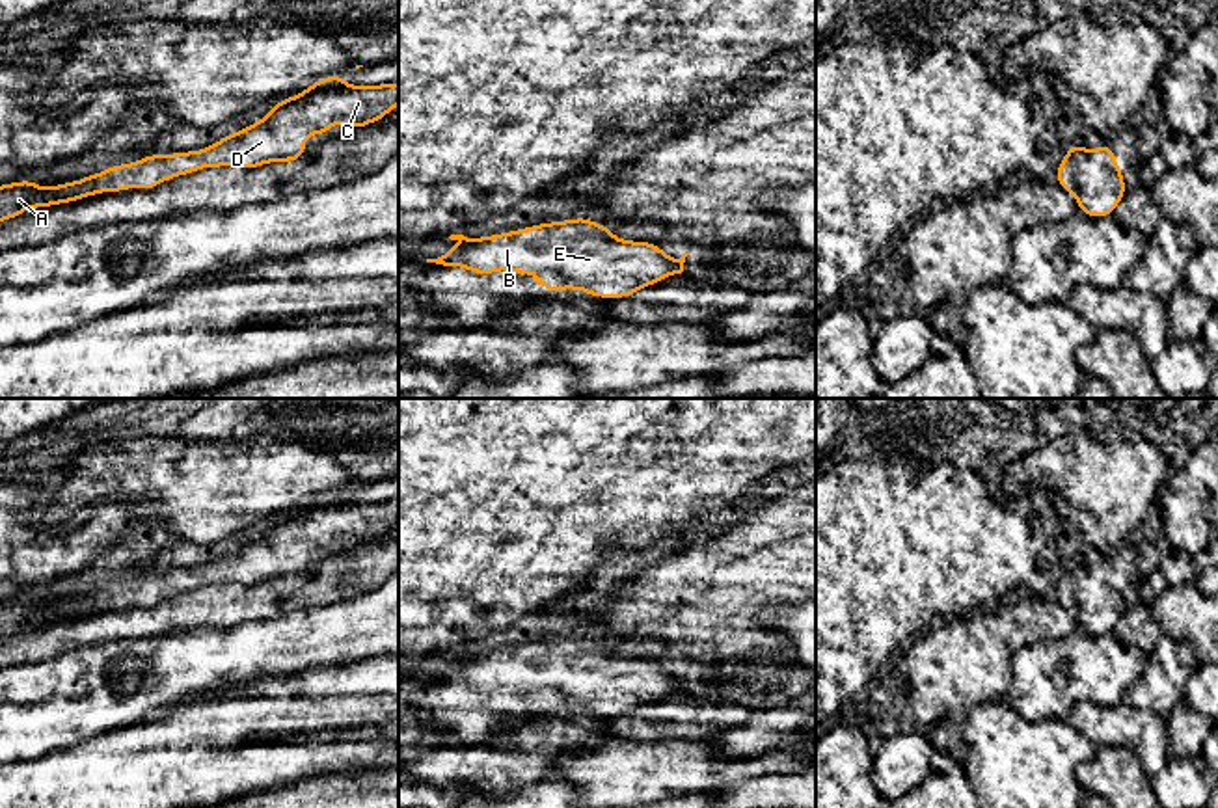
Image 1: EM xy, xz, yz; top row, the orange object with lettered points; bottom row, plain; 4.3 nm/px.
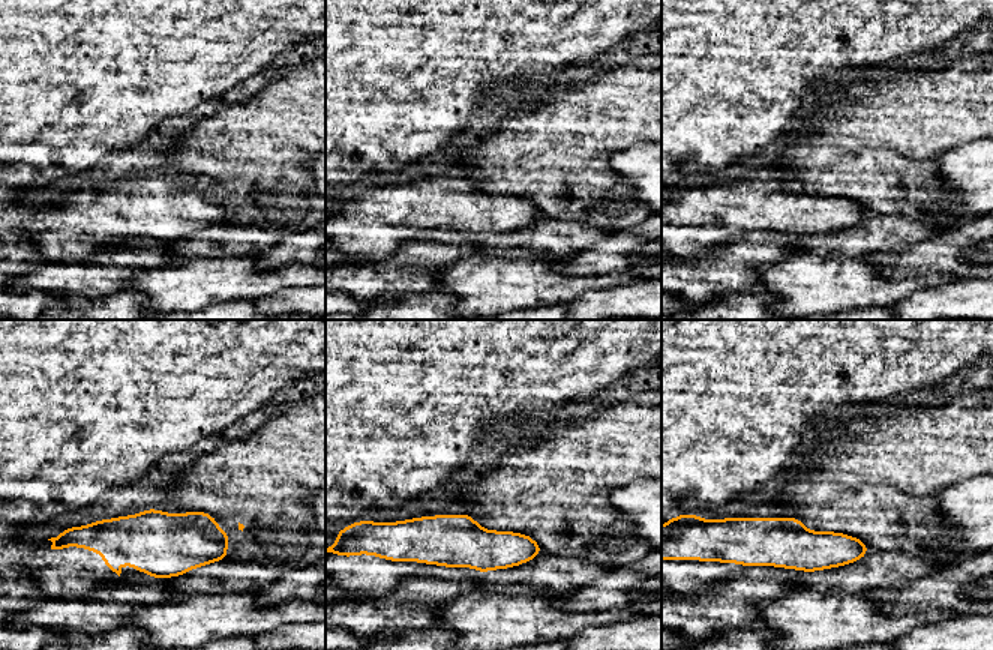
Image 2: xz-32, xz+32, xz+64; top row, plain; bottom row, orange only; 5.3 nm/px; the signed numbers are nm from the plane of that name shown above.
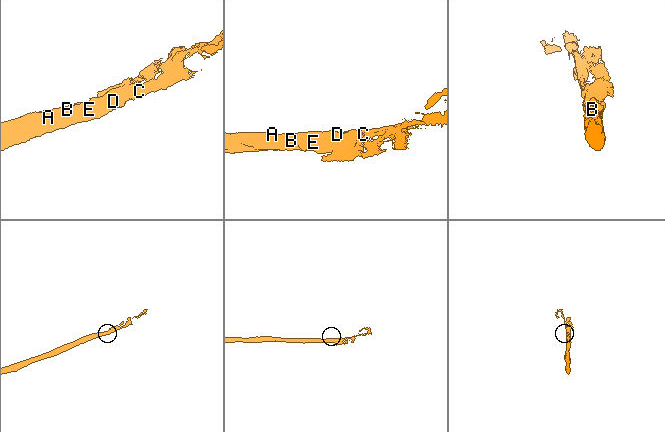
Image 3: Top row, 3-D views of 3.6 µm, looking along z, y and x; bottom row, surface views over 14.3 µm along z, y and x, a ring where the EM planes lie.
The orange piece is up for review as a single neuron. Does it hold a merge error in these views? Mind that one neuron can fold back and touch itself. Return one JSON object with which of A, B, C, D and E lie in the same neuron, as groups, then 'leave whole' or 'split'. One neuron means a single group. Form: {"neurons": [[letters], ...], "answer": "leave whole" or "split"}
{"neurons": [["A", "B", "C", "D", "E"]], "answer": "leave whole"}

